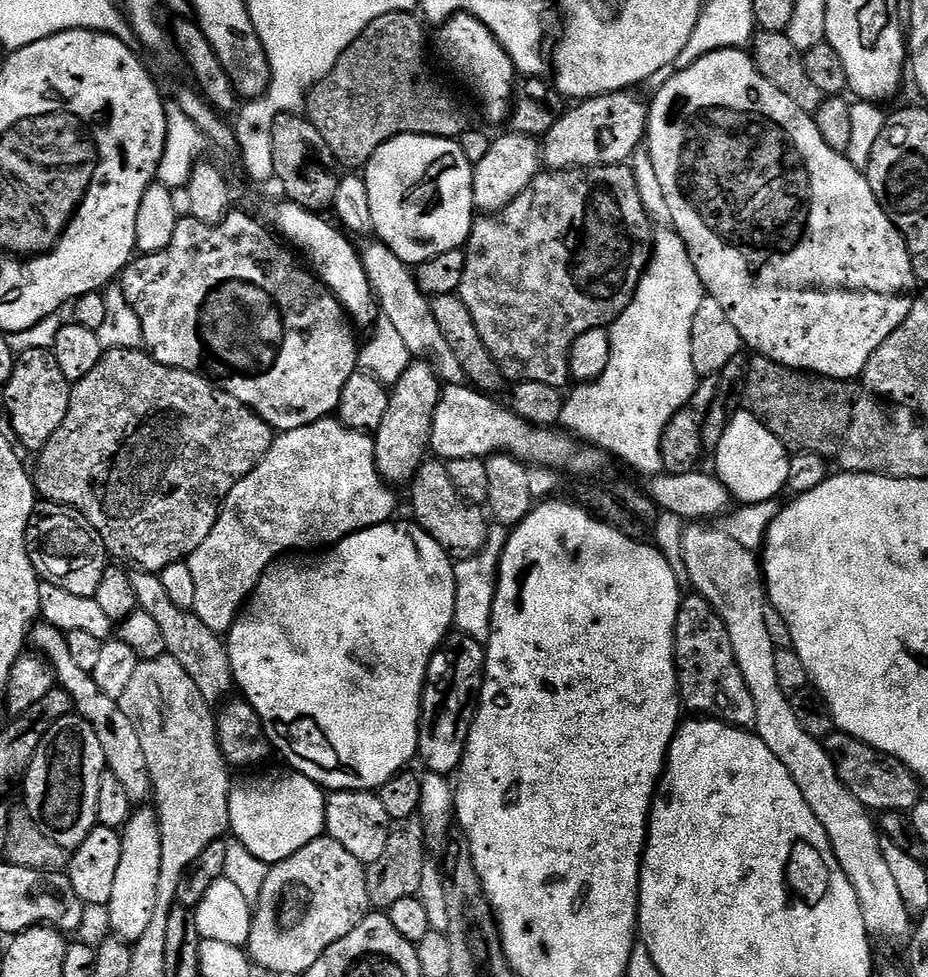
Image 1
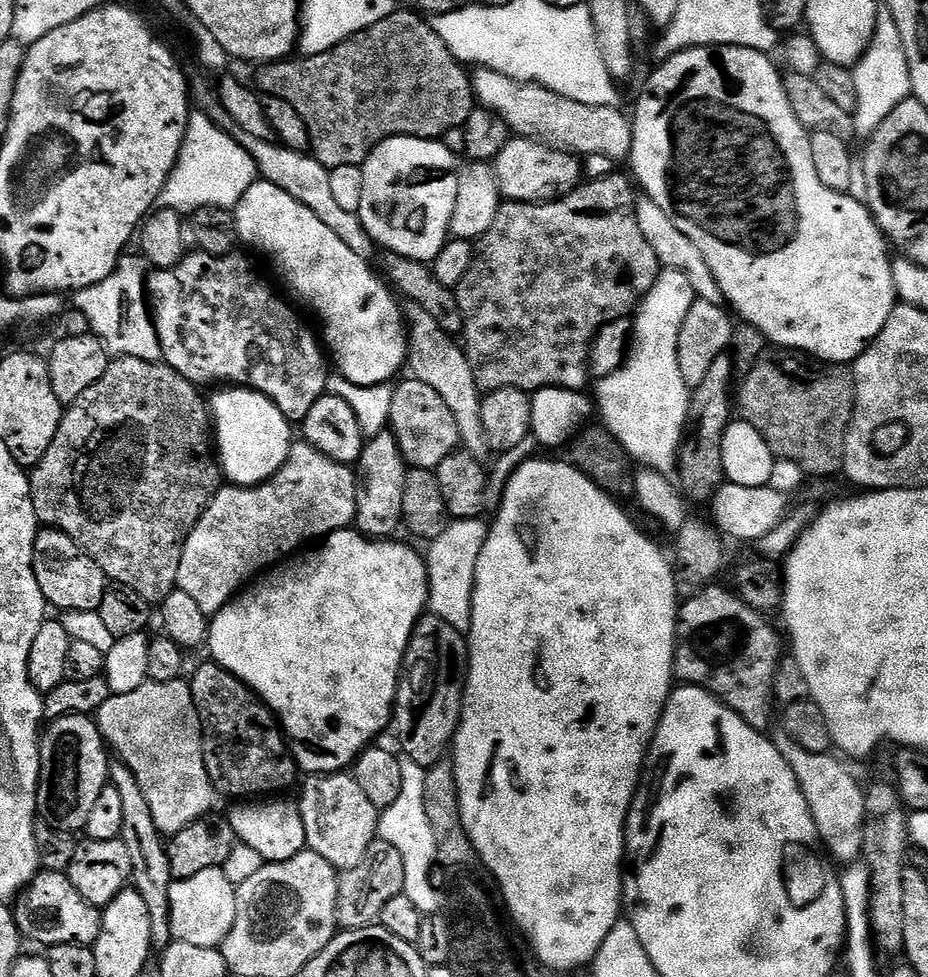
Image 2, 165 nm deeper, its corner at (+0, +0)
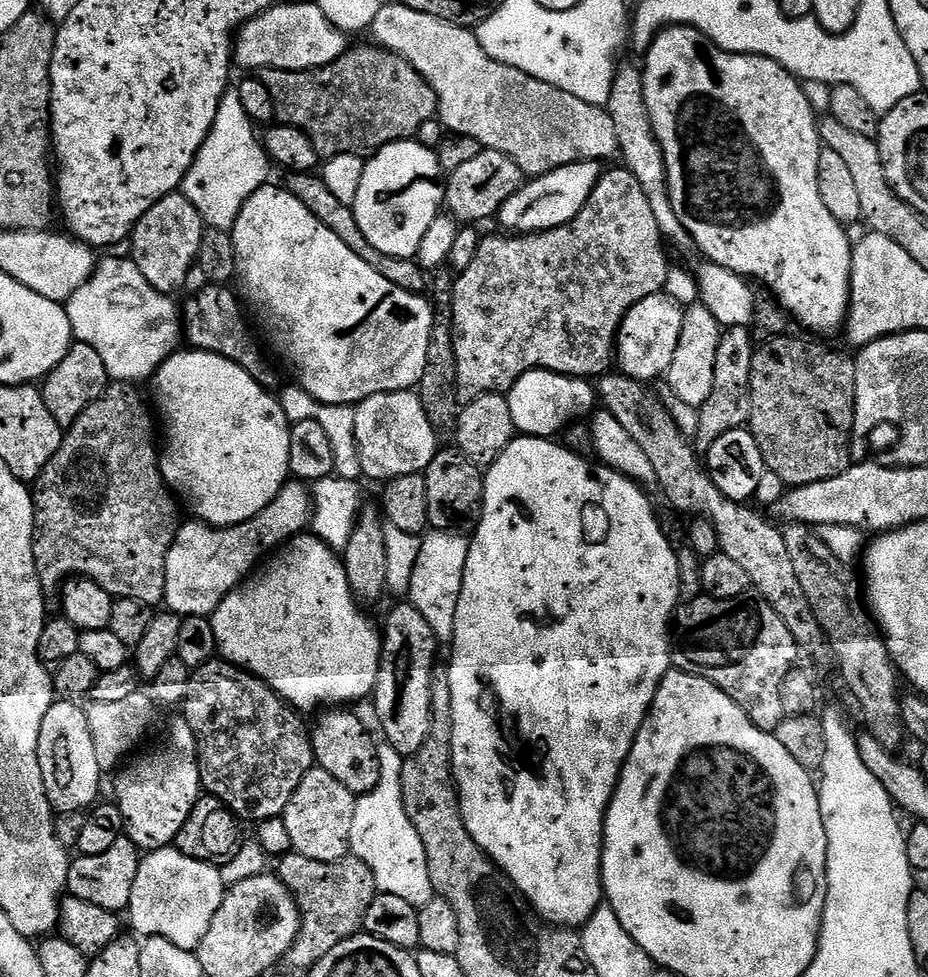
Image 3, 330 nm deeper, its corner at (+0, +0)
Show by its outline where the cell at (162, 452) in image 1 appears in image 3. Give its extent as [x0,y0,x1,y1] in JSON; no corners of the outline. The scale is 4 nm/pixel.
[31,382,182,606]

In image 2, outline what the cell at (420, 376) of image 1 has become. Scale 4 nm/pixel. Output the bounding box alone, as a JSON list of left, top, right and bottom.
[355,431,409,538]

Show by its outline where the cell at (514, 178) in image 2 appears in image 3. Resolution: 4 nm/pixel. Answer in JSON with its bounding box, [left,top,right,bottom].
[444,150,526,226]

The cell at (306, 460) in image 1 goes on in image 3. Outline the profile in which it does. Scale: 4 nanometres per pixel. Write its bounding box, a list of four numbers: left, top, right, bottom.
[164,482,312,618]

